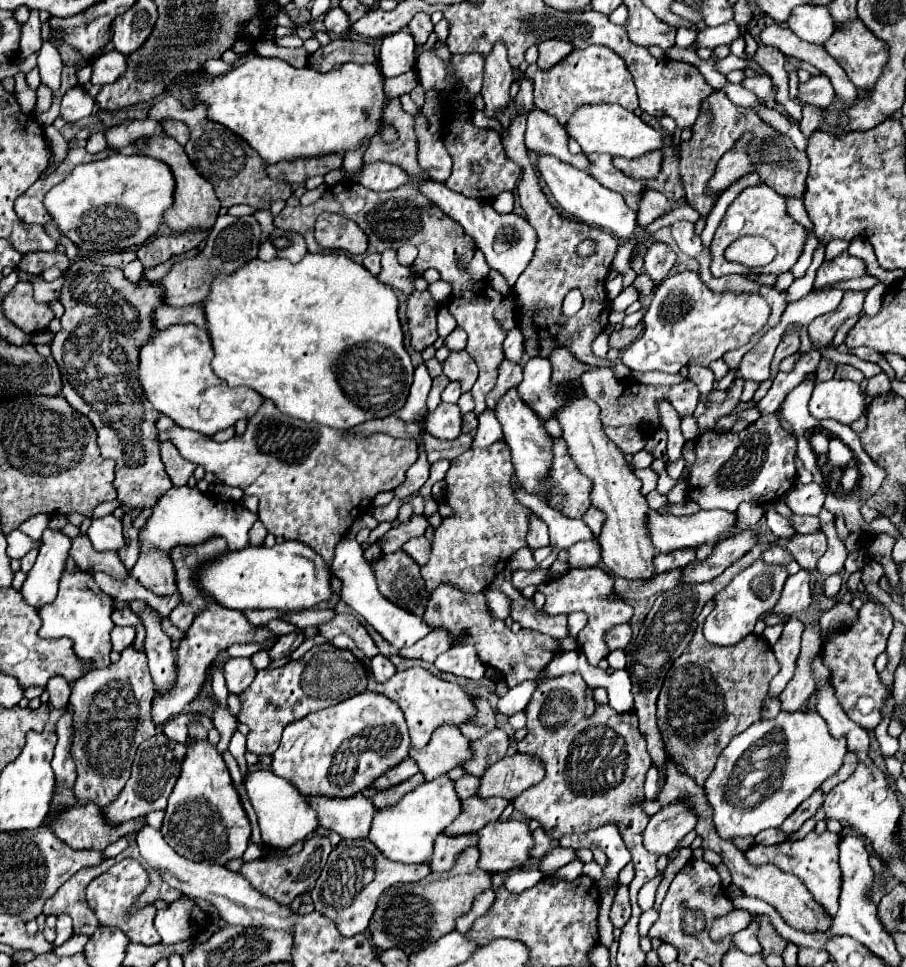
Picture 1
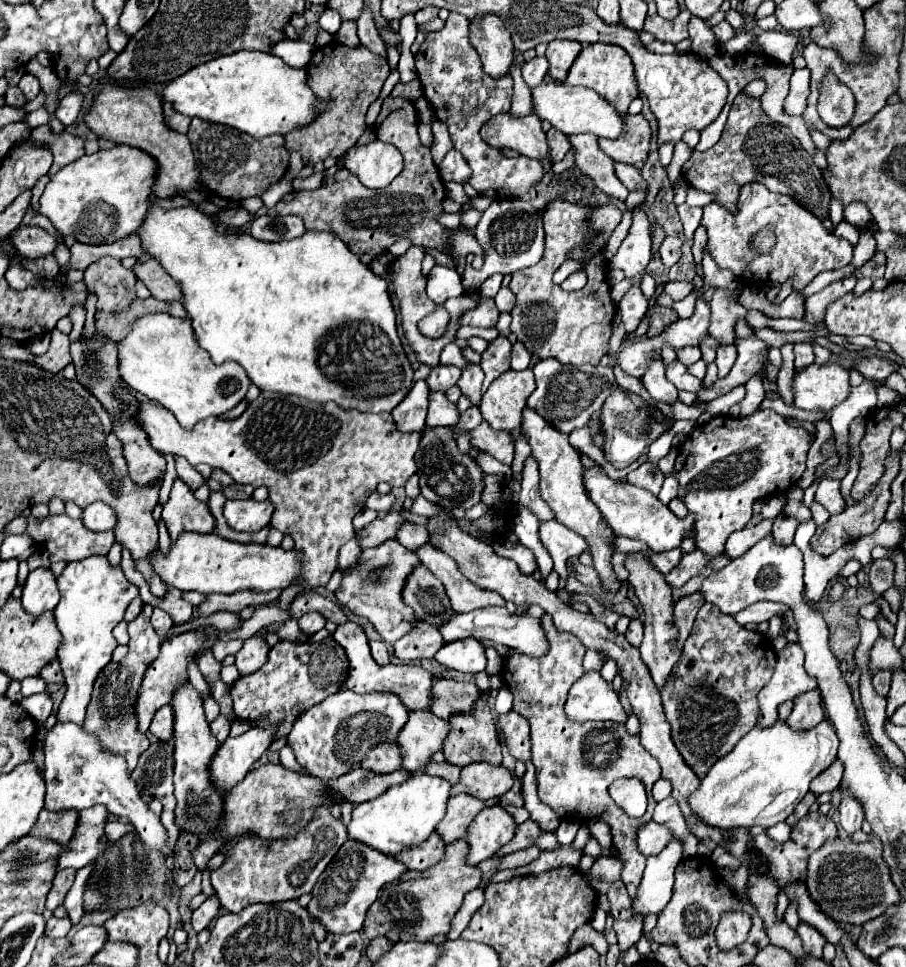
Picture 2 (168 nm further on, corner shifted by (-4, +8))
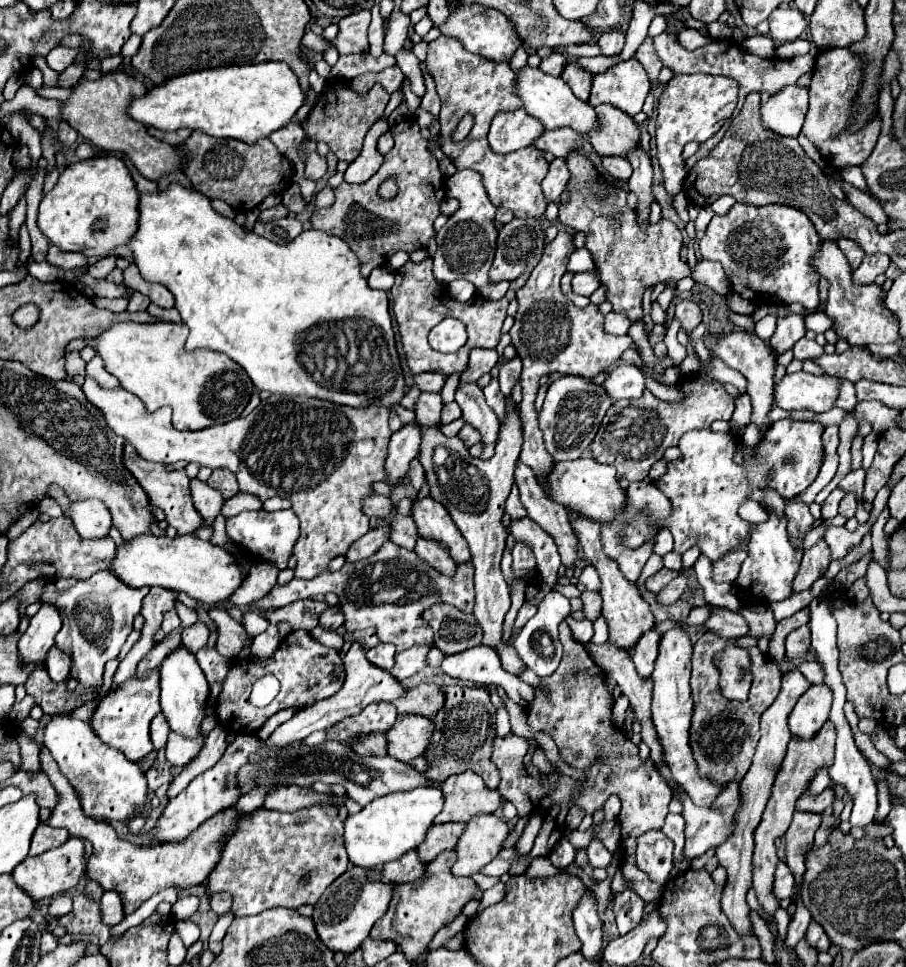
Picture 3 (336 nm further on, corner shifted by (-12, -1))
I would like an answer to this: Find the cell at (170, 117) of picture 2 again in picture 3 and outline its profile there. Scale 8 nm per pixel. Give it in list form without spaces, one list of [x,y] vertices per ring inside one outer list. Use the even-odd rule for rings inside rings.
[[[148,127],[148,133],[150,133],[152,137],[156,137],[156,139],[160,139],[160,141],[168,143],[168,145],[180,145],[184,139],[190,137],[190,131],[188,131],[188,129],[180,129],[180,131],[168,133],[168,131],[158,131],[158,129],[154,129],[154,127]]]

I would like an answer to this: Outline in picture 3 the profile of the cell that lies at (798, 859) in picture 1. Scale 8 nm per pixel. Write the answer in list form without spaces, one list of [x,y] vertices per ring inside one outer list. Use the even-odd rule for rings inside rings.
[[[780,861],[778,867],[776,867],[772,891],[774,891],[774,895],[776,895],[778,899],[786,899],[786,897],[790,897],[792,891],[794,891],[794,875],[792,875],[792,871],[788,869],[788,865],[786,865],[784,861]]]

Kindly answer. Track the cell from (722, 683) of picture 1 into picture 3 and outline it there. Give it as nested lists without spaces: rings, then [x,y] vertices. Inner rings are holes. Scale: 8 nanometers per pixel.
[[[704,633],[698,643],[694,645],[692,655],[692,699],[694,699],[694,717],[690,727],[690,747],[694,759],[700,767],[700,773],[710,777],[716,785],[726,785],[728,781],[742,781],[750,769],[752,755],[756,751],[756,743],[760,739],[760,715],[772,705],[782,689],[782,673],[774,665],[774,661],[760,653],[756,641],[752,637],[742,637],[738,641],[744,645],[752,655],[752,675],[754,683],[750,689],[750,697],[746,703],[728,703],[718,691],[718,669],[714,665],[714,655],[724,649],[726,639],[720,639],[714,633]],[[736,711],[736,713],[730,713]]]

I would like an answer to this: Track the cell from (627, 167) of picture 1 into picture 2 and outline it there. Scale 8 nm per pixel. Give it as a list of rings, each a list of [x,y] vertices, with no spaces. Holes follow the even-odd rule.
[[[626,114],[626,126],[628,126],[626,134],[620,136],[618,140],[600,138],[598,144],[604,152],[608,152],[608,156],[614,162],[634,166],[636,162],[644,162],[648,158],[652,132],[642,114],[636,114],[636,116]]]

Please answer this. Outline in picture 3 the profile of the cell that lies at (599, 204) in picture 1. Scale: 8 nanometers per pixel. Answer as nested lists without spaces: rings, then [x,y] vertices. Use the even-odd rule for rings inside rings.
[[[524,109],[500,111],[492,119],[488,141],[494,153],[506,155],[534,145],[542,131],[544,125],[540,125],[540,121],[536,121],[536,117],[530,117]]]

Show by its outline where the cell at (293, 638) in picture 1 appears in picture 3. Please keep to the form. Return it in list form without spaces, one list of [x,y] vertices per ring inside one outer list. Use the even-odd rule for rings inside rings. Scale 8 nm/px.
[[[340,605],[328,607],[322,615],[320,615],[320,625],[330,627],[330,629],[338,629],[344,623],[344,613],[340,609]]]

